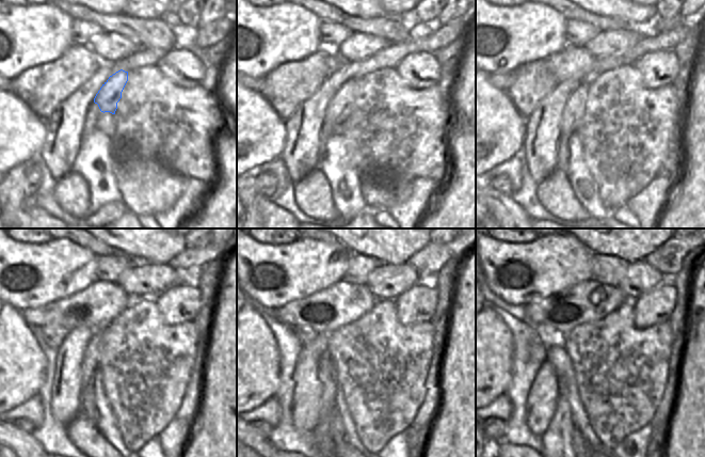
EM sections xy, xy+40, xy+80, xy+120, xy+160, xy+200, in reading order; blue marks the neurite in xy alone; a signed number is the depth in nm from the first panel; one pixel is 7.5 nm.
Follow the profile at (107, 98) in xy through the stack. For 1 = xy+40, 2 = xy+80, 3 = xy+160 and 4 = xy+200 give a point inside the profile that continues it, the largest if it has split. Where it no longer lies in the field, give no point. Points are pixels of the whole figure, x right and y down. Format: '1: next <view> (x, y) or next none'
1: next xy+40 (339, 108)
2: next xy+80 (574, 110)
3: next xy+160 (327, 432)
4: next xy+200 (562, 441)

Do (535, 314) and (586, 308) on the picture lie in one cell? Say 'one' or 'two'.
one

